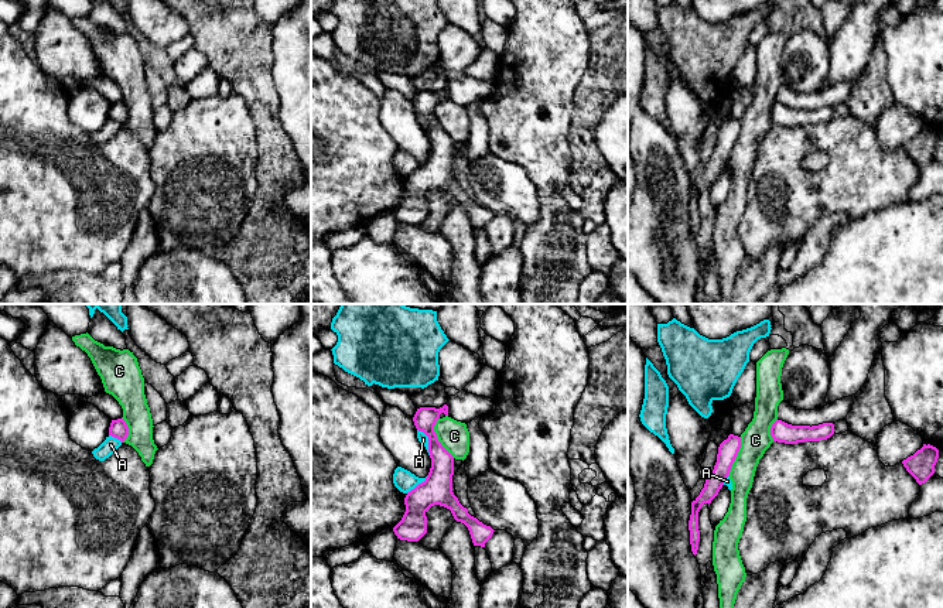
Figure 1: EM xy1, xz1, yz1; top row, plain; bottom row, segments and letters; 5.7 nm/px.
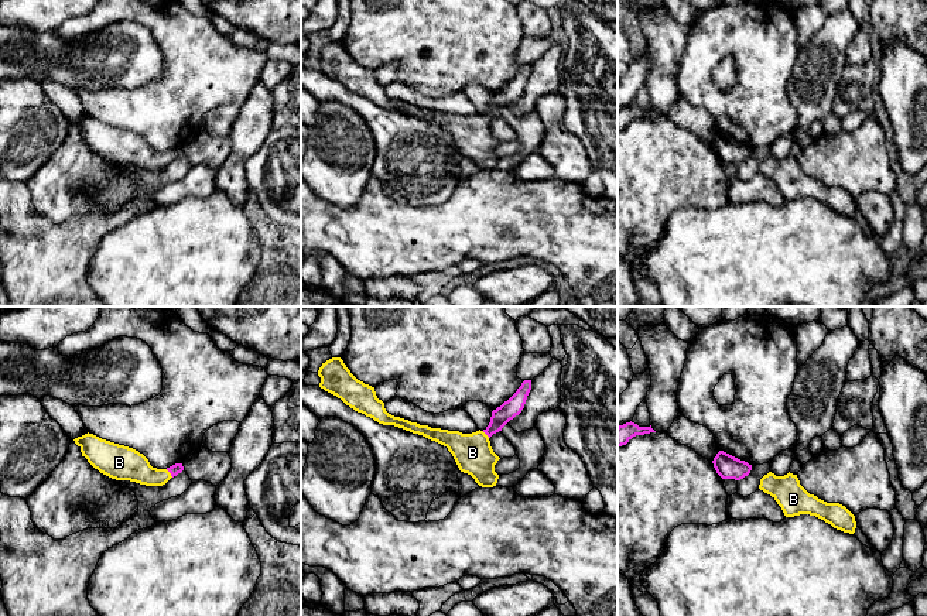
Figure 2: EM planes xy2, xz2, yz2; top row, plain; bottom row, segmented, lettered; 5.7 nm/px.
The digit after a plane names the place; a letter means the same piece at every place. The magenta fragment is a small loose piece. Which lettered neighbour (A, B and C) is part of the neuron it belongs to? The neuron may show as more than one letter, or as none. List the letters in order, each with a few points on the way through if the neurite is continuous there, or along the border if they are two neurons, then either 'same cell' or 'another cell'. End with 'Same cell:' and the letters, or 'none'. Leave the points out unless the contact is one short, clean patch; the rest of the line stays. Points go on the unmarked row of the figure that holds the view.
A: another cell
B: runs through xy2 (177, 151), (170, 156), (144, 157), (127, 147); same cell
C: border along xz1 (438, 101), (434, 109), (436, 120), (454, 140); another cell
Same cell: B

